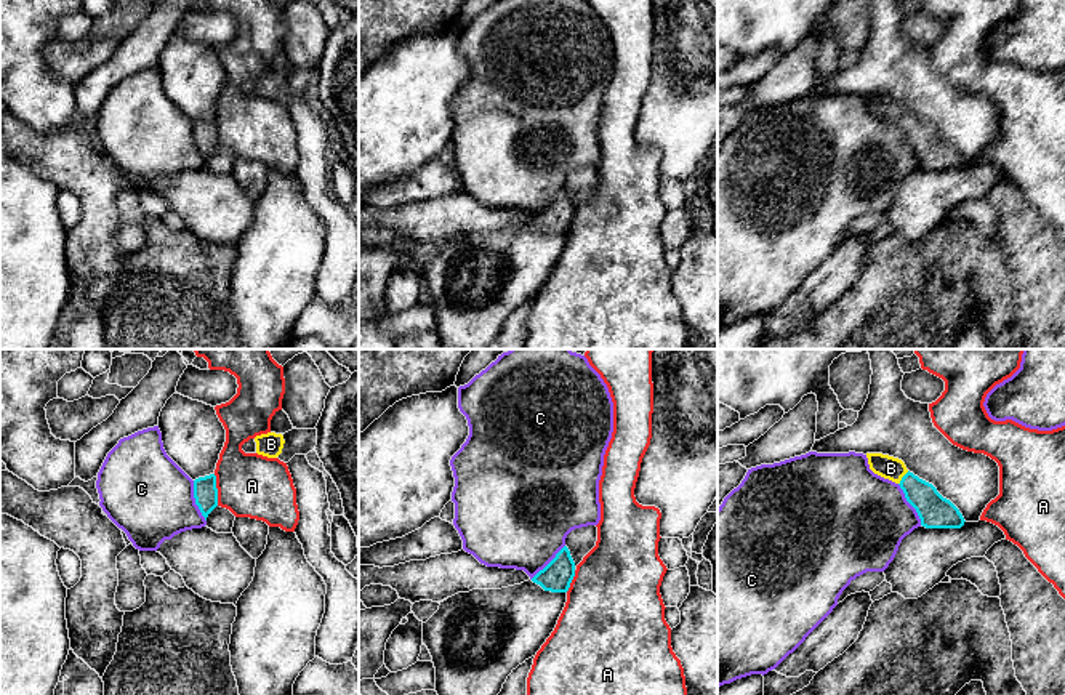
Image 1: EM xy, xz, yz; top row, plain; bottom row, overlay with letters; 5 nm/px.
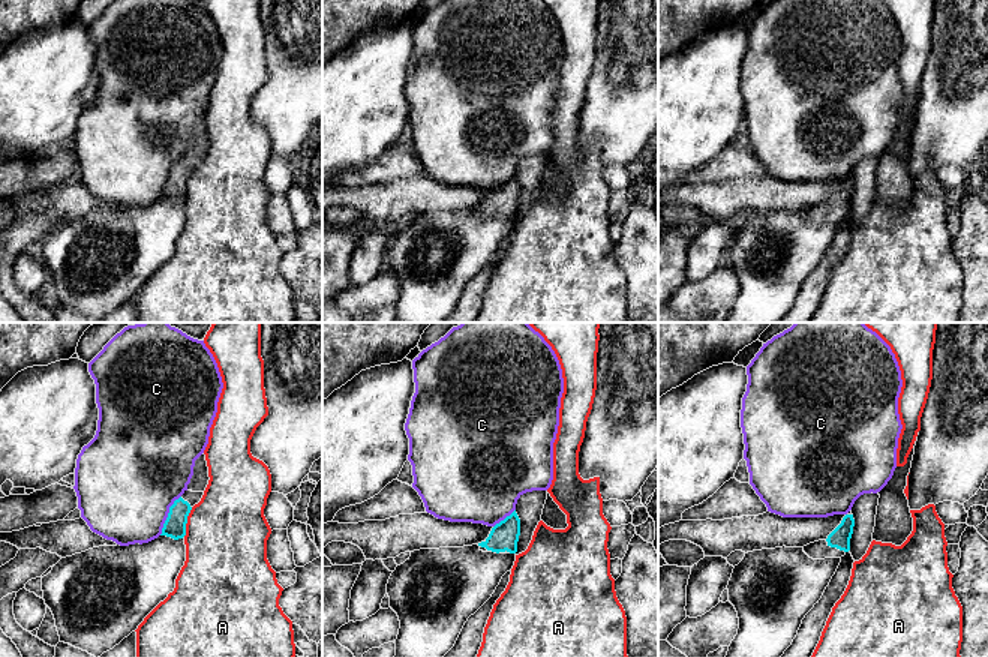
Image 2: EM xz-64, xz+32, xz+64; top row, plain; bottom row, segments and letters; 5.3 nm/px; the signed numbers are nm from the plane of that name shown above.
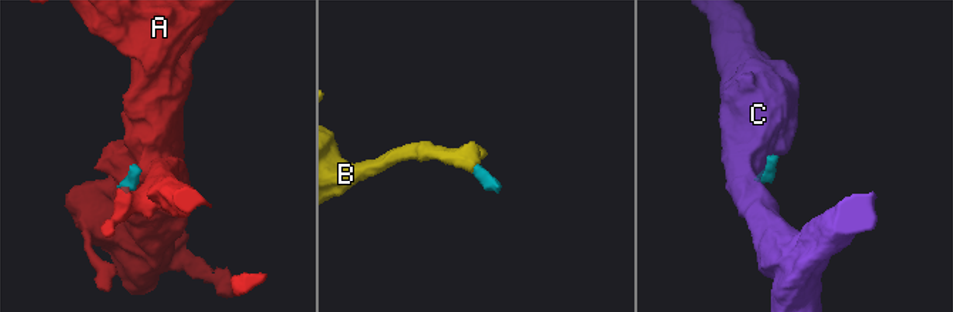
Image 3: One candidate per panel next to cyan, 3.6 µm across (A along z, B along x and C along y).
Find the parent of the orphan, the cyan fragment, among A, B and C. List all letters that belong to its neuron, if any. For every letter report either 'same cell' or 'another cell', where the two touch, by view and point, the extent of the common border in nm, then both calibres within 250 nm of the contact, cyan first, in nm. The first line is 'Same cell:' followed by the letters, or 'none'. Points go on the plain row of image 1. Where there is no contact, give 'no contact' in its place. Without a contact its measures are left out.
Same cell: B
A: another cell | xy (217, 132) | 160 nm | 120/320 nm
B: same cell | yz (902, 119) | 90 nm | 160/120 nm
C: another cell | yz (910, 144) | 240 nm | 160/440 nm

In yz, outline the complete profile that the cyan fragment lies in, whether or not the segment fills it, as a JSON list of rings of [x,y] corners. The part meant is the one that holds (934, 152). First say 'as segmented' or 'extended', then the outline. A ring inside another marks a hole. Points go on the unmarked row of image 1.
extended; [[[866,94],[866,99],[874,115],[900,127],[922,168],[961,170],[964,167],[966,162],[959,151],[943,139],[932,125],[910,114],[902,101],[882,94]]]

